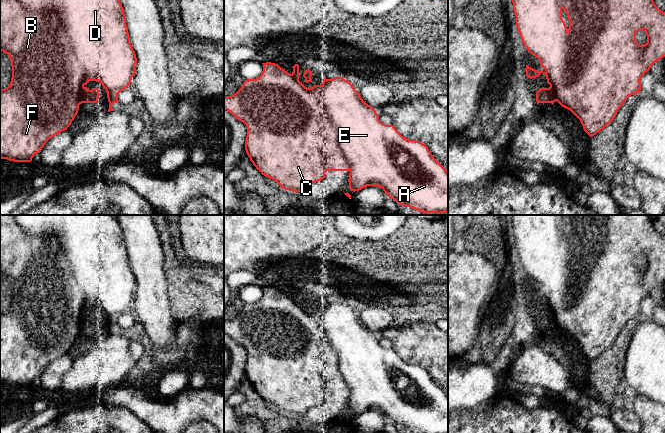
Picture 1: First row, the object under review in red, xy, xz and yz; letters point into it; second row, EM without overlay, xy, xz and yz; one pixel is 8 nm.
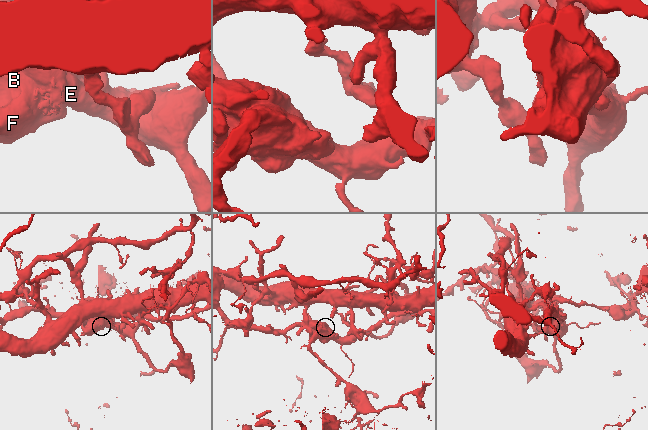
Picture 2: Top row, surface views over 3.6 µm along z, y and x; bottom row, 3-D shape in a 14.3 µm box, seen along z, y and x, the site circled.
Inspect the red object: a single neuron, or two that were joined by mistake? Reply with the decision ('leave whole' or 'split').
split

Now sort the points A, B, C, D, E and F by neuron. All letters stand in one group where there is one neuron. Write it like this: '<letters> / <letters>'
A D E / B C F

